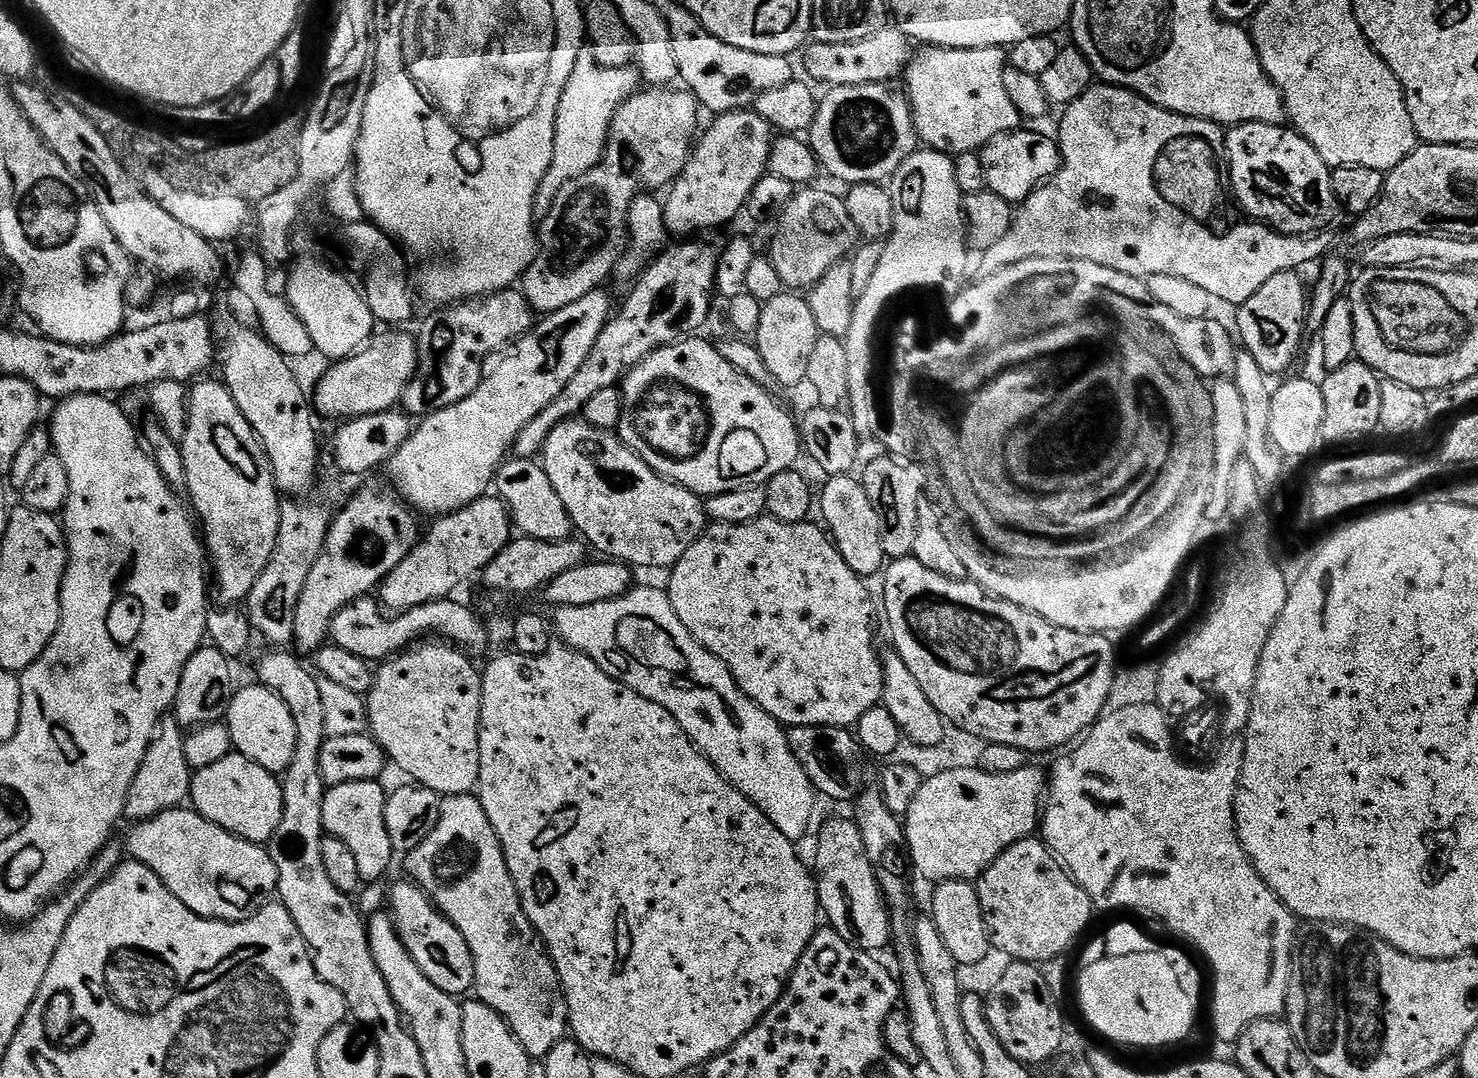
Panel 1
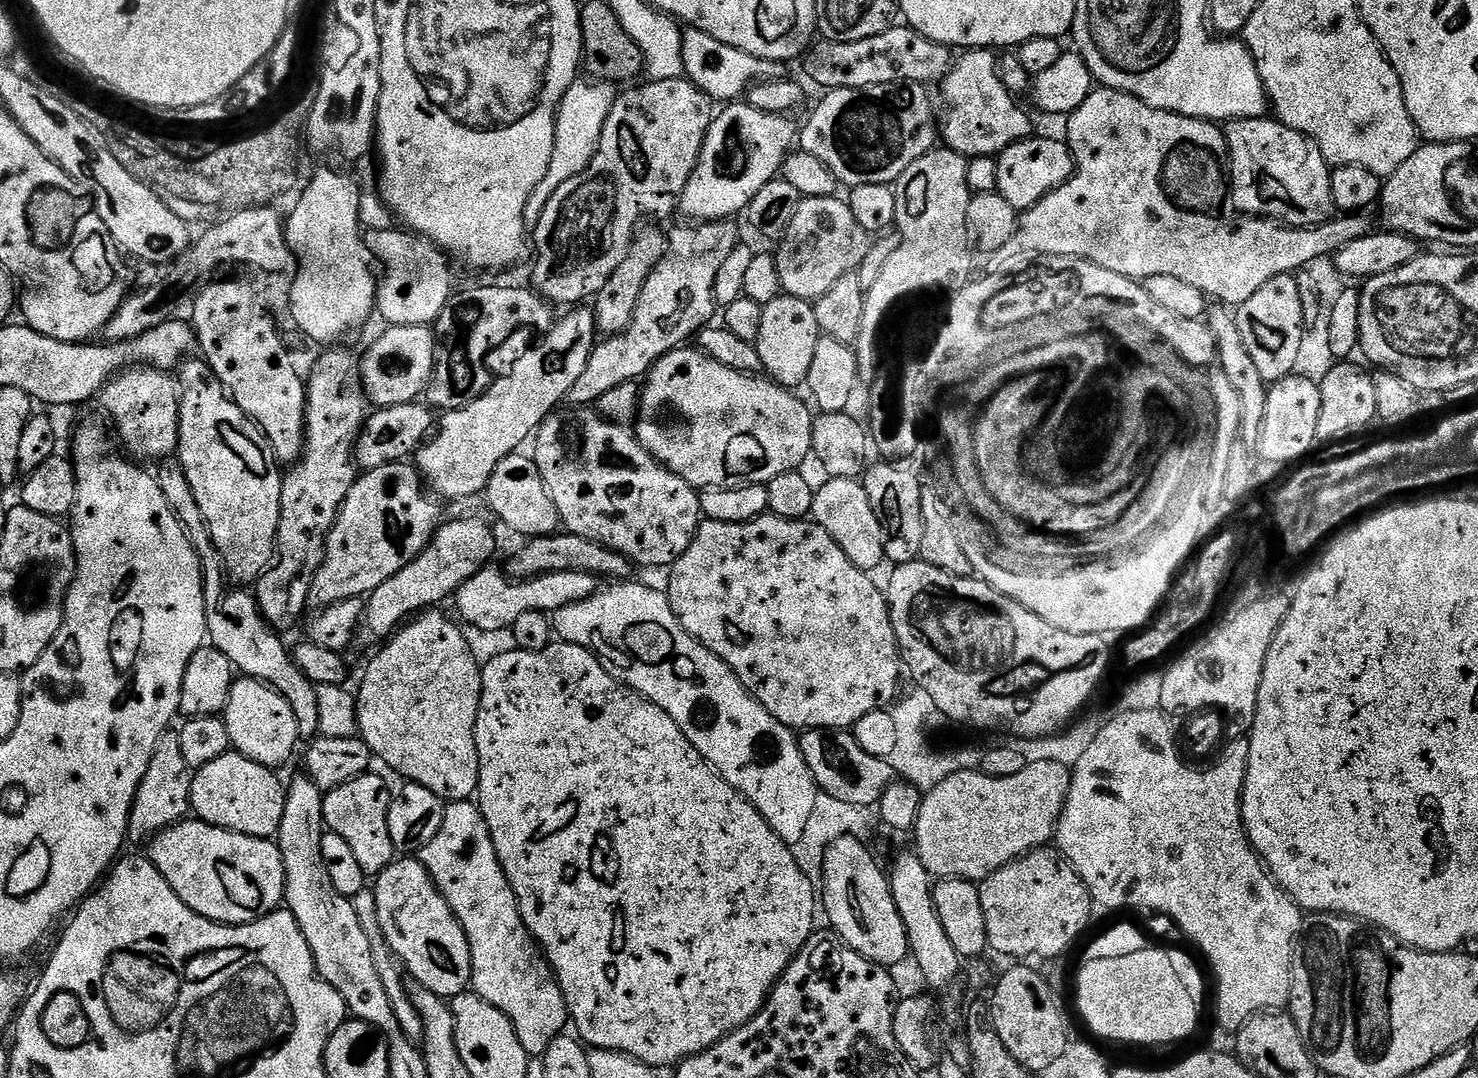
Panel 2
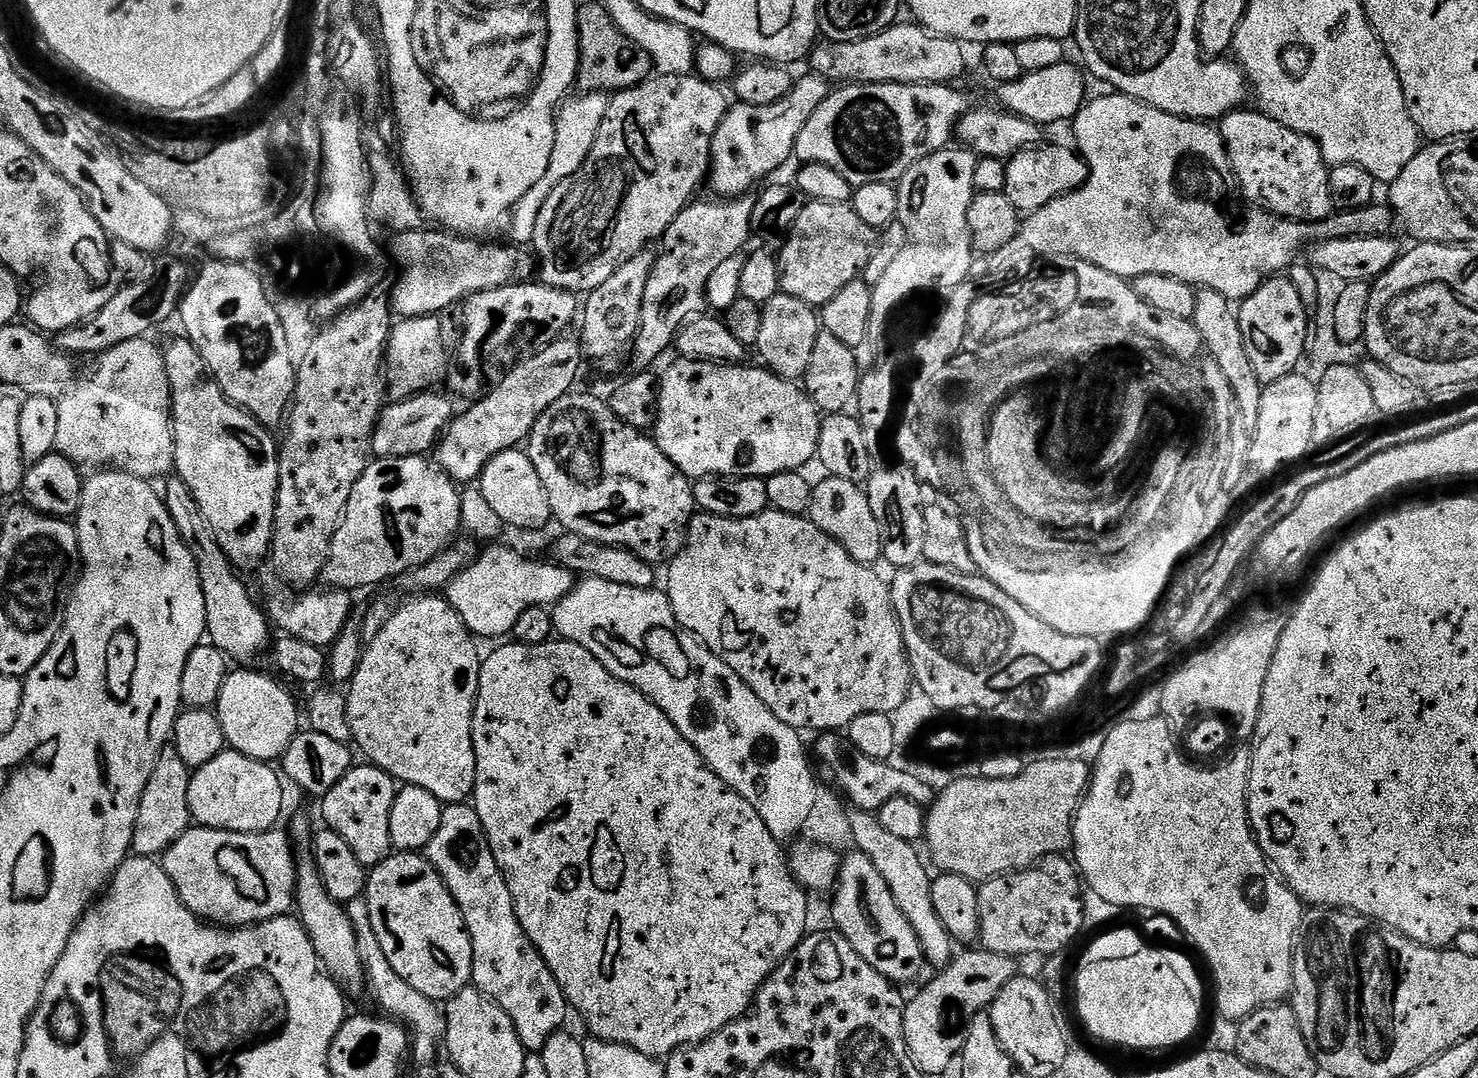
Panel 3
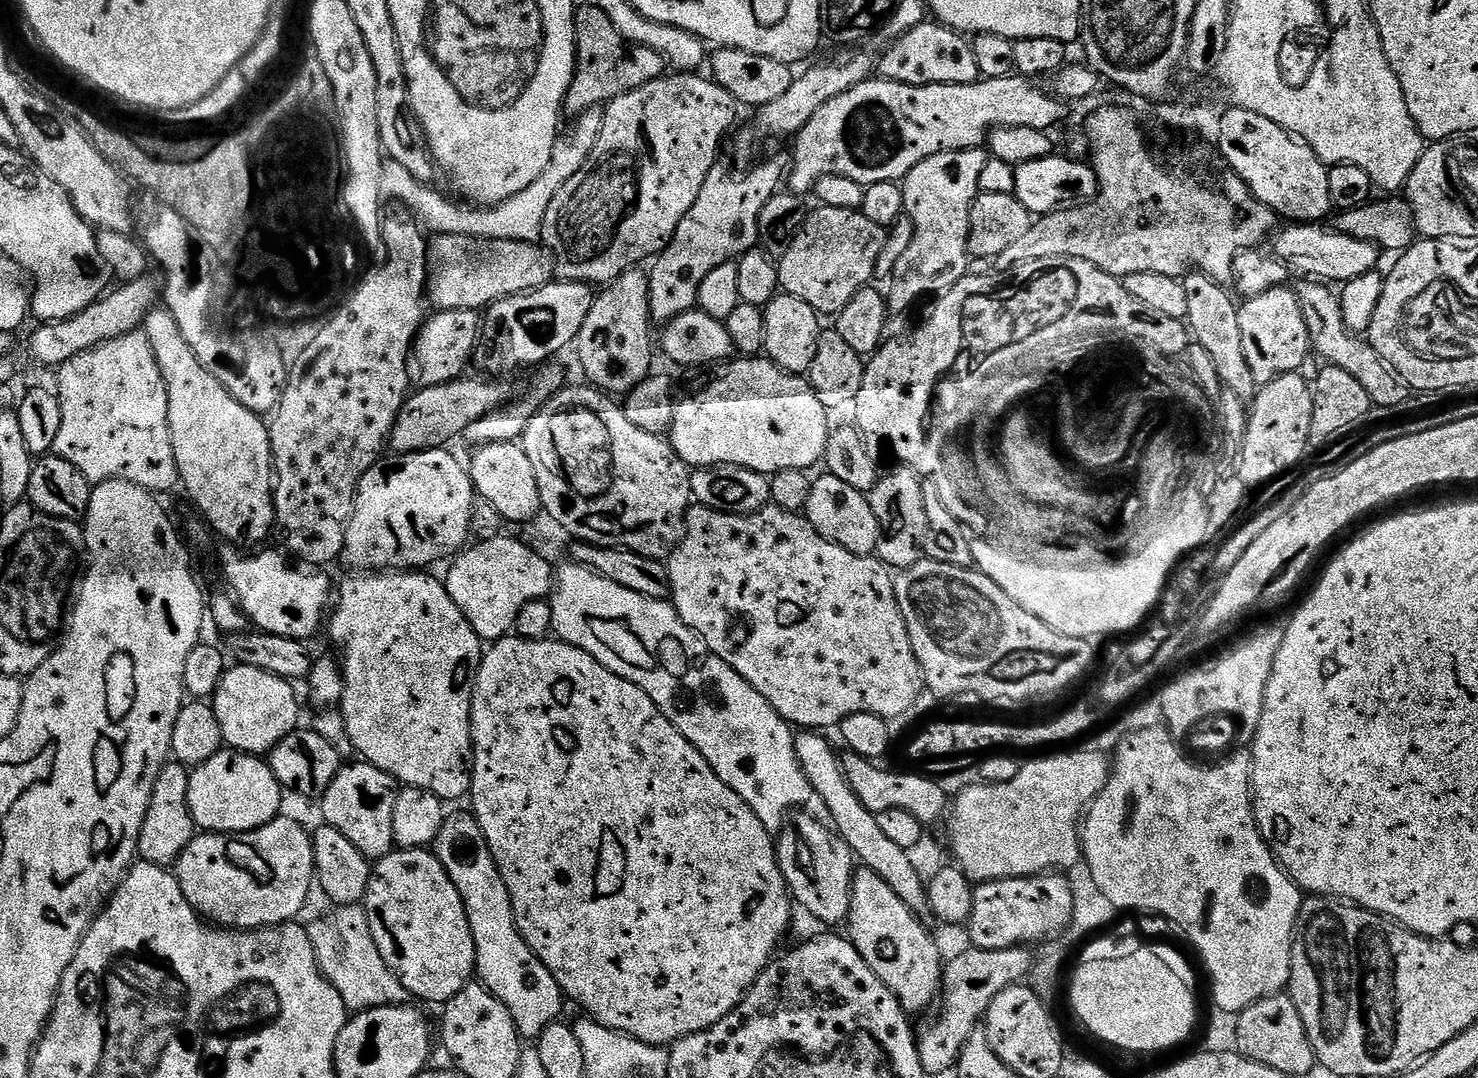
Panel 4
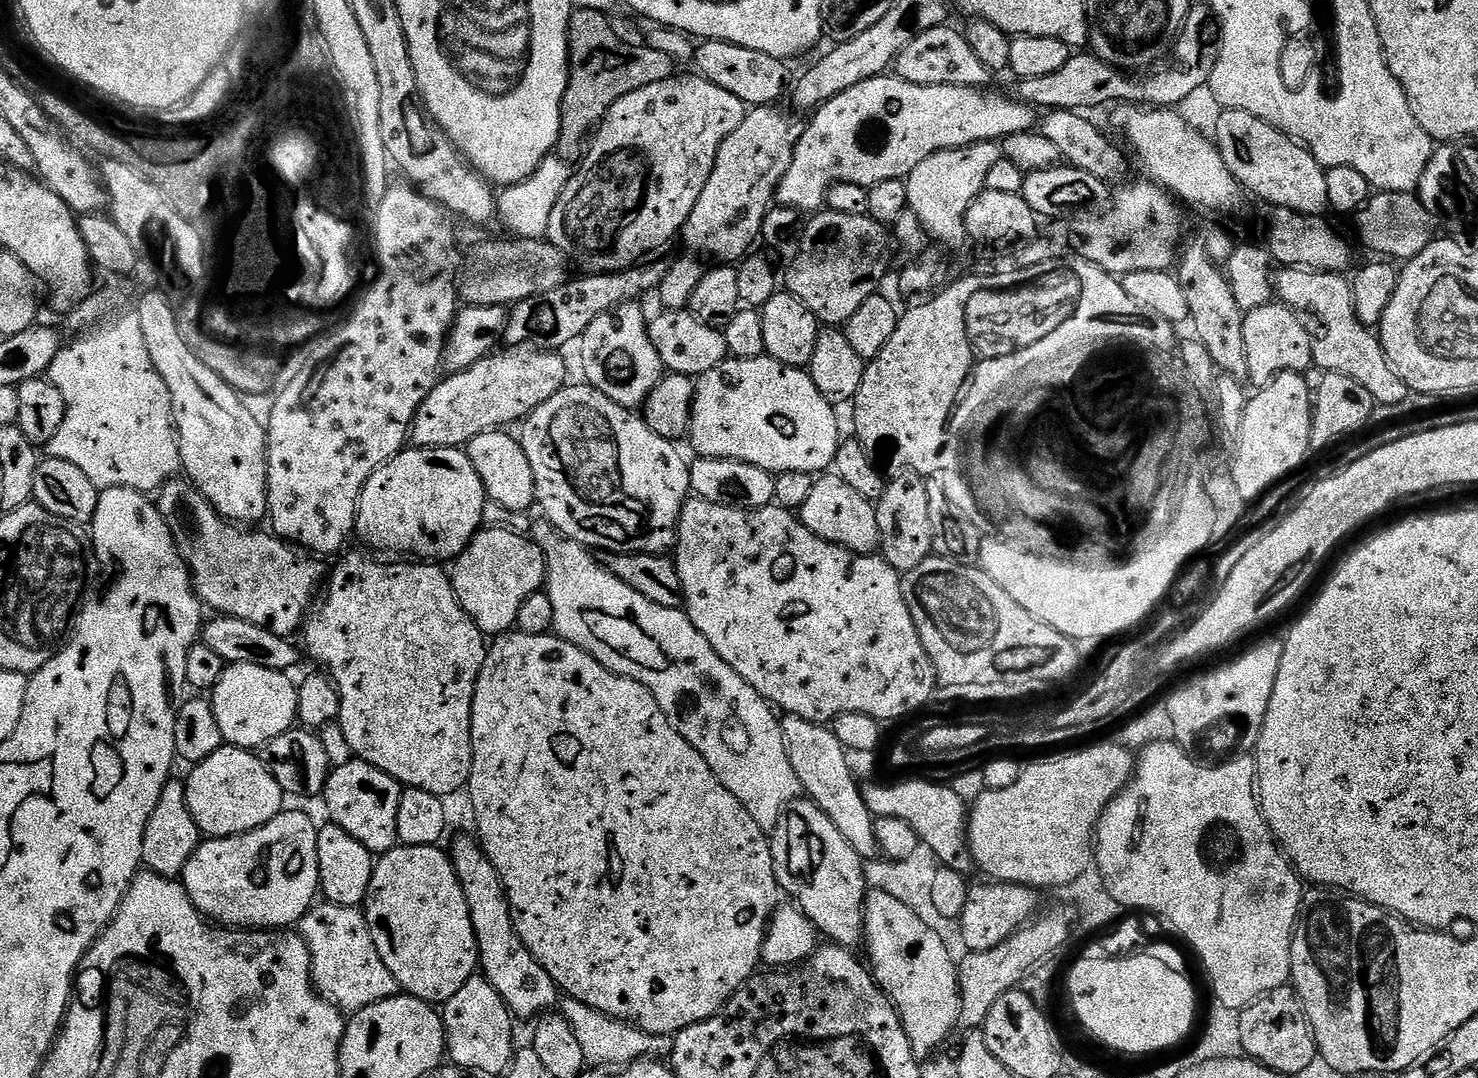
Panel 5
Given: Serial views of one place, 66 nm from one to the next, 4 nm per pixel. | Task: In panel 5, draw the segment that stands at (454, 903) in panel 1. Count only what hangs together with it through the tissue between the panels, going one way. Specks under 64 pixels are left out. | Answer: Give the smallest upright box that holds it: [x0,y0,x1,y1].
[450,835,558,1021]

